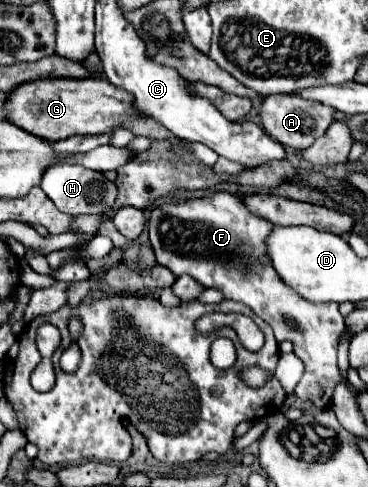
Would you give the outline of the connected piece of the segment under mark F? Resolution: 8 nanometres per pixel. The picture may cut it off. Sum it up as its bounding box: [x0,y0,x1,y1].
[148,191,346,409]

